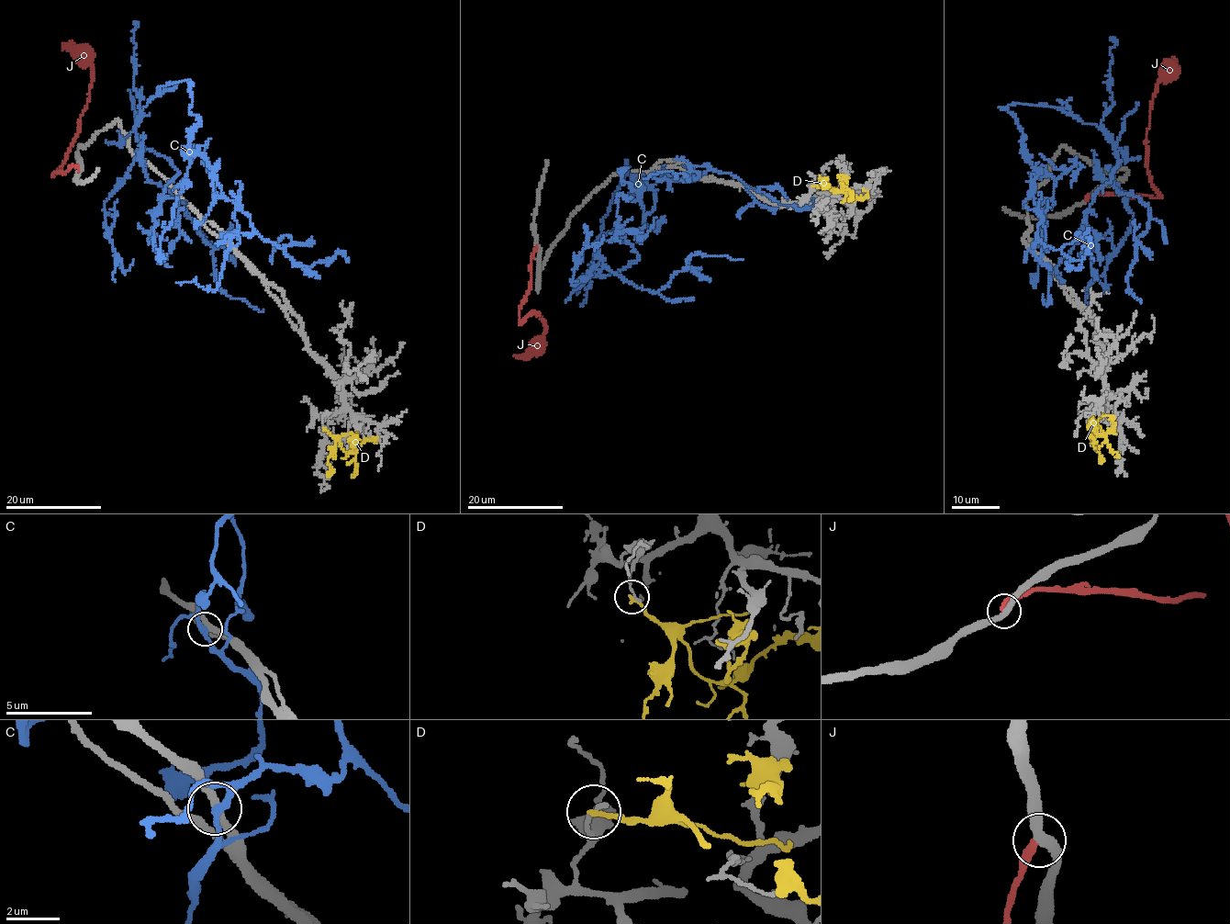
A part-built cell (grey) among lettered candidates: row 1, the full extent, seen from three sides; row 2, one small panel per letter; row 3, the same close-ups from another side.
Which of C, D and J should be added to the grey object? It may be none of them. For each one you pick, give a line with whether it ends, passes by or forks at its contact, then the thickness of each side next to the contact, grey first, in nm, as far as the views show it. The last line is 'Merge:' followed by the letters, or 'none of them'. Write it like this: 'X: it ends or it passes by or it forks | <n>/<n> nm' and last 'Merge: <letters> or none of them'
Merge: none of them

